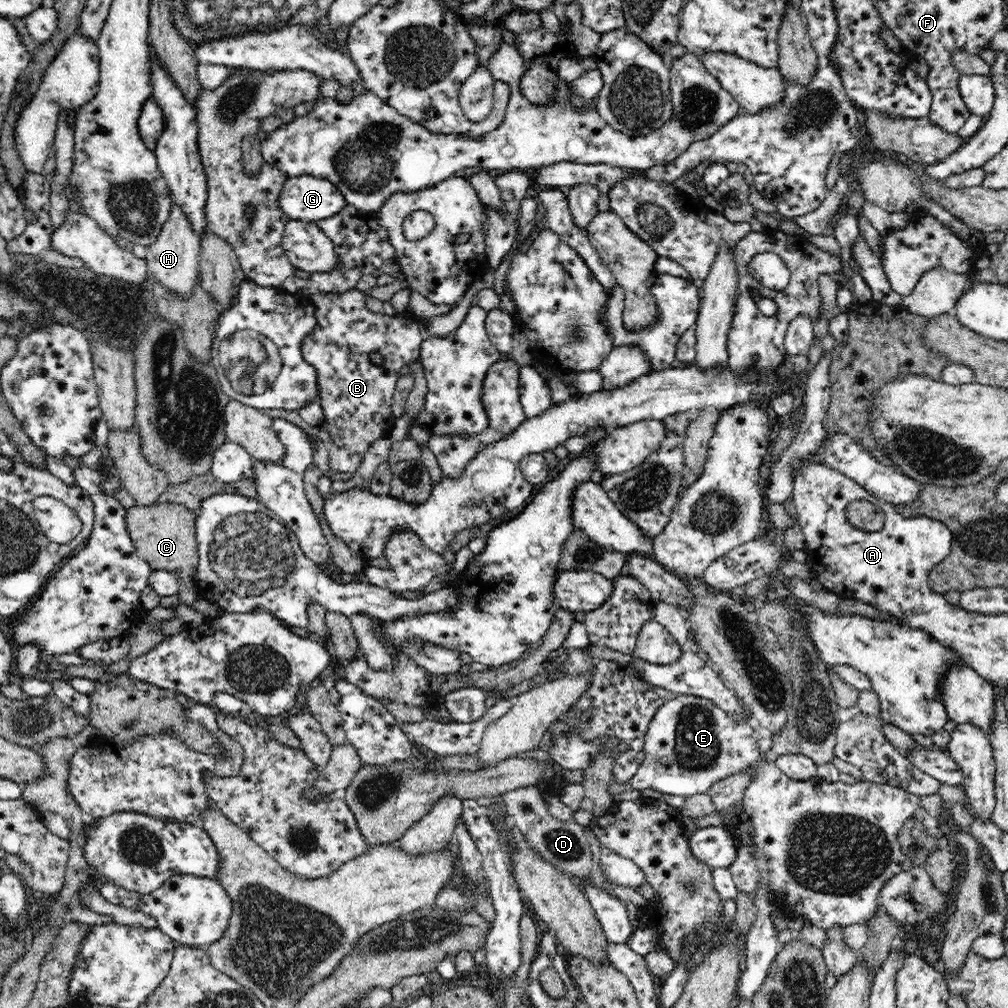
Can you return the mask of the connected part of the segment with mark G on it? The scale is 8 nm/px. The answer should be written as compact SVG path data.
M304 175L286 179L278 205L292 220L316 222L338 214L347 204L331 180Z

